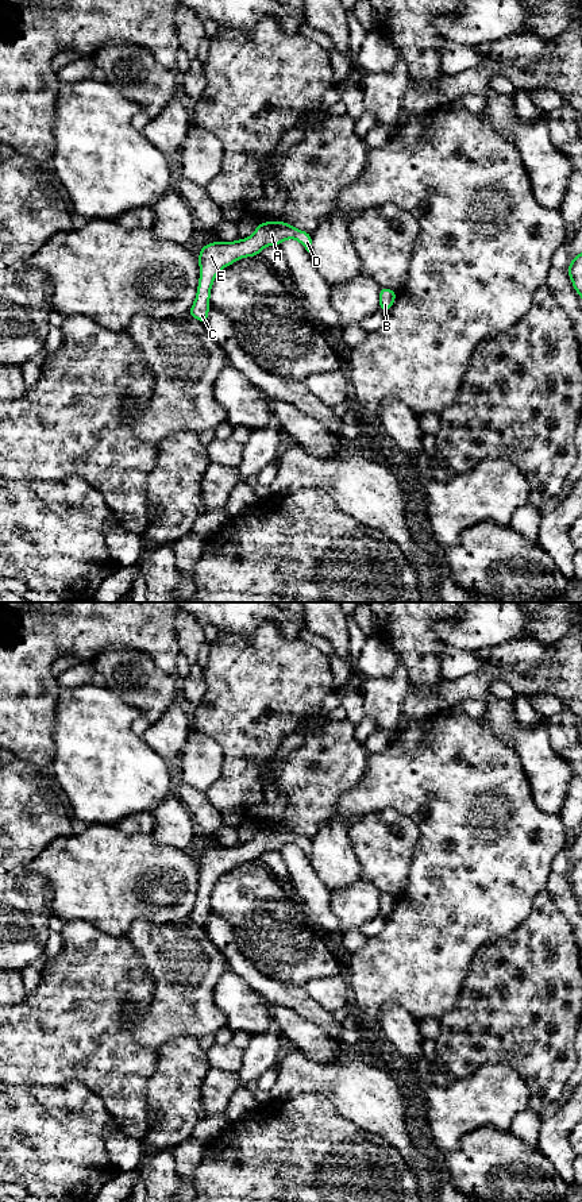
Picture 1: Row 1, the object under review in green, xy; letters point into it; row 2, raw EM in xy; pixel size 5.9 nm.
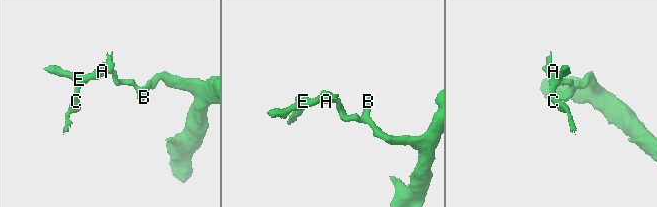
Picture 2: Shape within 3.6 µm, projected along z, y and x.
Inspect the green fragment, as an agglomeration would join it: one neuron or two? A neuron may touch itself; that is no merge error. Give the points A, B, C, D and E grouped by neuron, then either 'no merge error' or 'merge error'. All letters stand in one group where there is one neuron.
A B C D E; no merge error

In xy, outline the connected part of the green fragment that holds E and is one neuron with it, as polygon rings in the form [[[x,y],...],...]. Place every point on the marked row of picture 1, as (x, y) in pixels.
[[[266,221],[257,226],[255,232],[235,242],[212,242],[205,244],[199,254],[200,280],[197,294],[189,315],[201,323],[207,323],[209,312],[209,296],[217,273],[244,257],[258,257],[267,246],[280,246],[285,239],[298,240],[309,253],[312,247],[311,234],[301,231],[285,221]]]

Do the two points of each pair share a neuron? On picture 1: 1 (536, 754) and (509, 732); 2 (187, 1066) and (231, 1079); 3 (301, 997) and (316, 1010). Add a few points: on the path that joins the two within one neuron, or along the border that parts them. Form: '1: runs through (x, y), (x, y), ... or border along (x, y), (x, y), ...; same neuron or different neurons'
1: runs through (530, 747), (516, 735); same neuron
2: border along (211, 1067), (201, 1086), (201, 1104); different neurons
3: runs through (305, 1001), (312, 1008); same neuron

